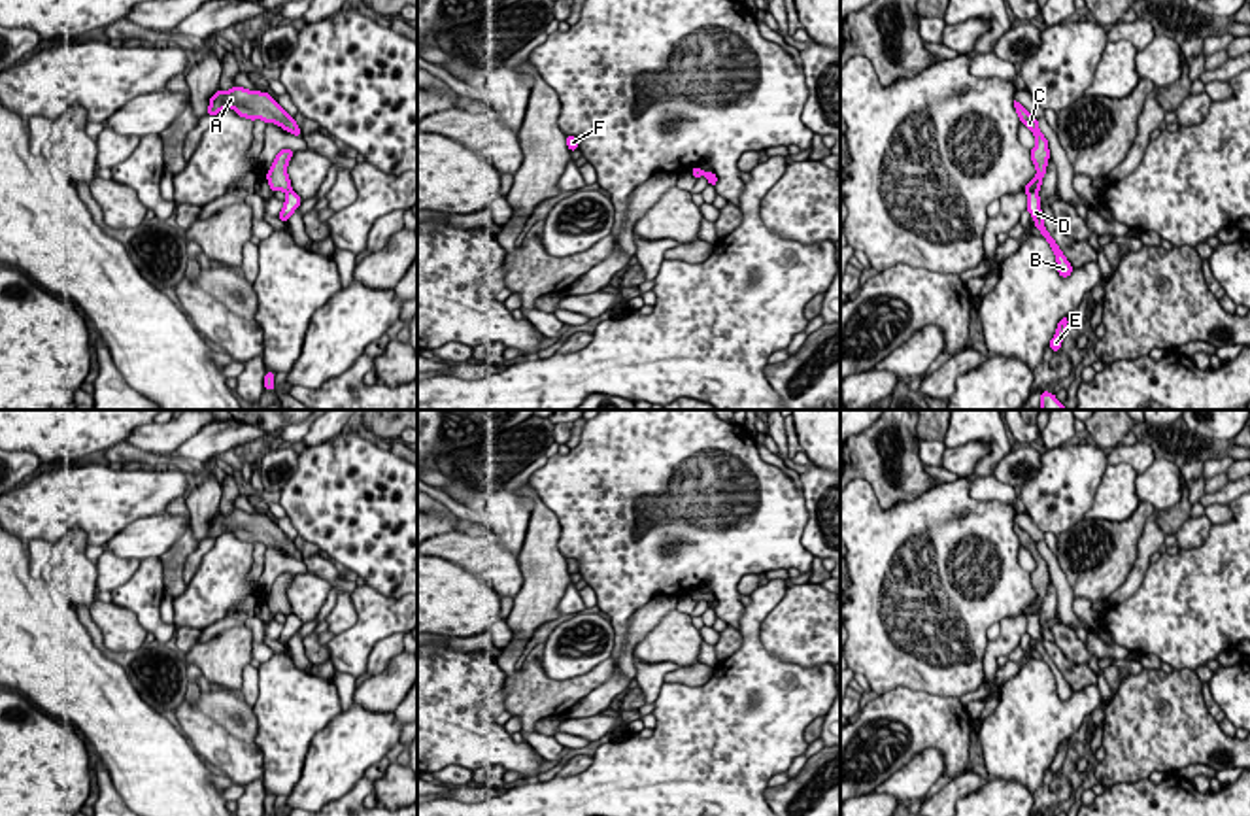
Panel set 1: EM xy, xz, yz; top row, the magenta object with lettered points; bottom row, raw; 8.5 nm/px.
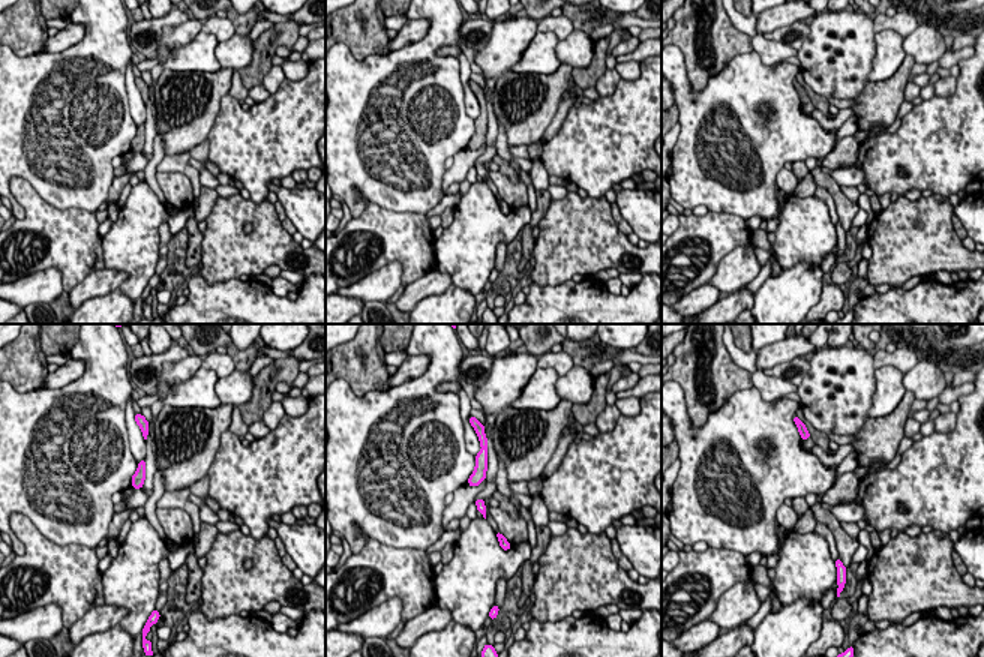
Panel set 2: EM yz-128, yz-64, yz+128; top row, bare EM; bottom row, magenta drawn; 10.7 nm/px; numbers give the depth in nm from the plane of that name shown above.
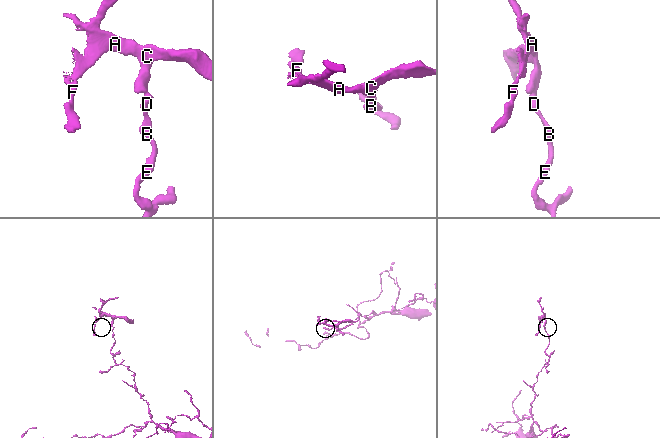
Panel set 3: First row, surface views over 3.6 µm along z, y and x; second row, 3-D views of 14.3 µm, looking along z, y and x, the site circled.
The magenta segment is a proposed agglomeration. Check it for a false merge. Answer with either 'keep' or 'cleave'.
cleave

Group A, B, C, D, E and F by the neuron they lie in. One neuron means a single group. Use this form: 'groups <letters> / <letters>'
groups A C F / B D E

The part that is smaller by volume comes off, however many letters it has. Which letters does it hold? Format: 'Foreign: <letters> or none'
Foreign: A, C, F

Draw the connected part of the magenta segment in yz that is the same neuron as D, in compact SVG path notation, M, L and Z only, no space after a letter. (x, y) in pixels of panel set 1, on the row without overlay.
M1031 614L1027 616L1027 635L1031 637L1031 640L1035 642L1035 650L1040 654L1040 657L1046 661L1046 665L1050 667L1054 678L1056 678L1056 686L1057 686L1057 695L1061 701L1069 701L1073 695L1071 686L1067 684L1067 680L1063 678L1063 674L1059 672L1059 669L1056 667L1056 663L1050 659L1050 655L1046 654L1042 642L1042 633L1040 633L1040 620L1039 614Z

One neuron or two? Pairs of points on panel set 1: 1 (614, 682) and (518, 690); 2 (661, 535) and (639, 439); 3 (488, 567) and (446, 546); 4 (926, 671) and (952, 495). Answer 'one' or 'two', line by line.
1: two
2: one
3: one
4: one

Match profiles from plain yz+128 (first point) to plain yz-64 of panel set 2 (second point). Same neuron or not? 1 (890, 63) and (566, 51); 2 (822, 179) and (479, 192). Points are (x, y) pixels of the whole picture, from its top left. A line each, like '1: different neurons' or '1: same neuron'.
1: different neurons
2: different neurons

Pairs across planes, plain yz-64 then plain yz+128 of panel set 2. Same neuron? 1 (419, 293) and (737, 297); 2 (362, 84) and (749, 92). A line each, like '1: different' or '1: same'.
1: same
2: same

